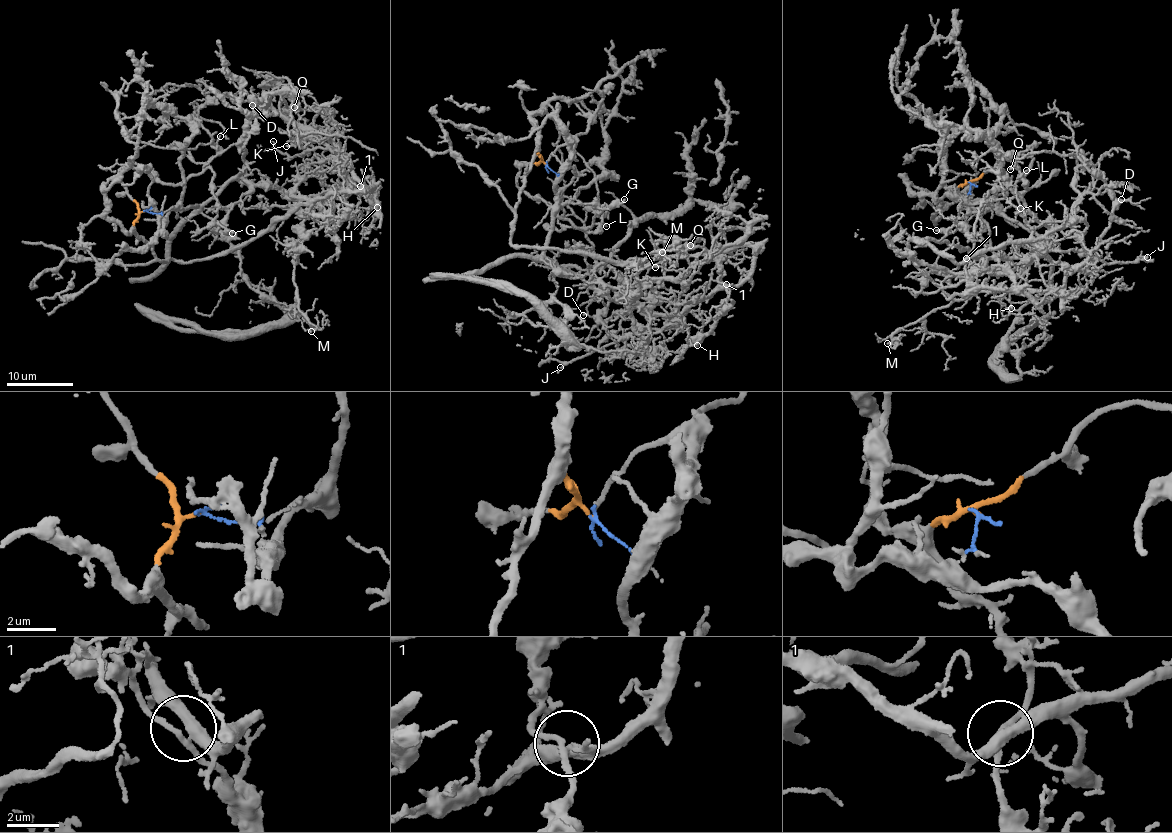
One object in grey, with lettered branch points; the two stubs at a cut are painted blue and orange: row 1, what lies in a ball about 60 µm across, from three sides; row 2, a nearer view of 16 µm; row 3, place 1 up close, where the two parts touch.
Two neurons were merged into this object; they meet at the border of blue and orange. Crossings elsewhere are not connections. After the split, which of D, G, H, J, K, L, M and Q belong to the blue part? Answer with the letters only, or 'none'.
D, H, M, Q

